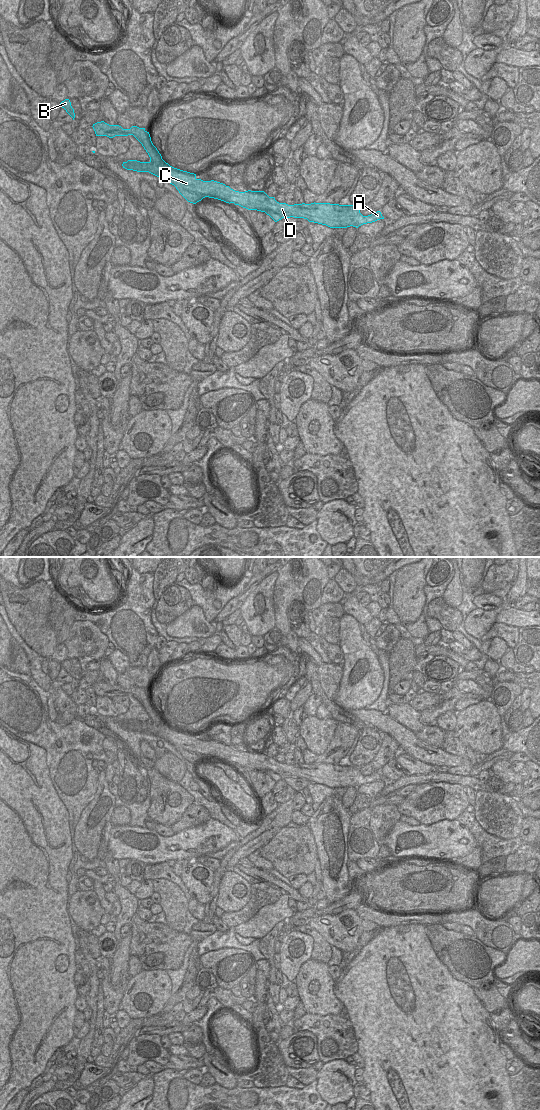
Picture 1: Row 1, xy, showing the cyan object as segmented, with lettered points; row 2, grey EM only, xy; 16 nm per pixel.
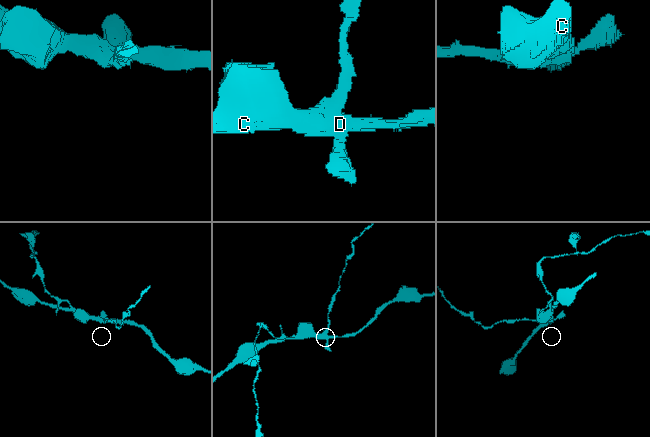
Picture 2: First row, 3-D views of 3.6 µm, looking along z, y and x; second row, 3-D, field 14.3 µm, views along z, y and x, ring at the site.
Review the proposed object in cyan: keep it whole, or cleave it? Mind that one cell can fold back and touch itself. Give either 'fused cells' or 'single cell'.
fused cells

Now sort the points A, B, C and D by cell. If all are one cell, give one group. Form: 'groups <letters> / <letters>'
groups A C D / B

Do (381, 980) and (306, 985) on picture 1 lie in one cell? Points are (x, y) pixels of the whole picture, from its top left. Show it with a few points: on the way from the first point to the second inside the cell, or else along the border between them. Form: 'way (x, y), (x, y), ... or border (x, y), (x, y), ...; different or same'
border (334, 981), (334, 995), (343, 1005); different

